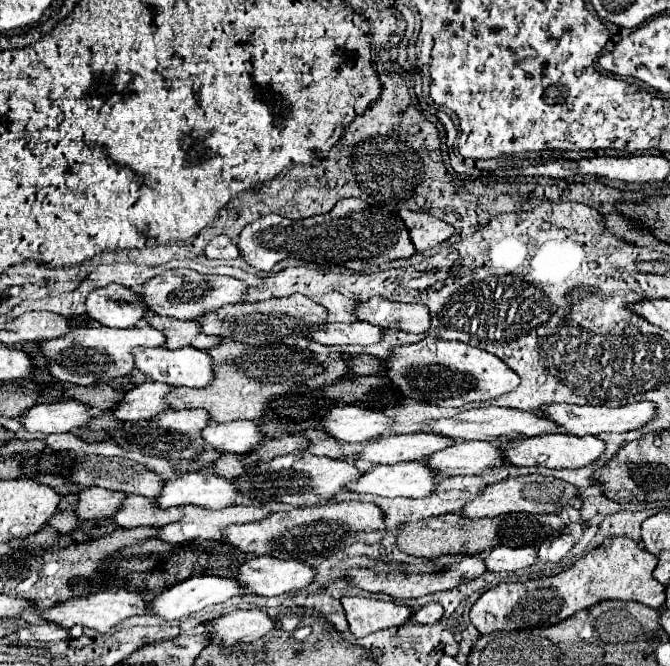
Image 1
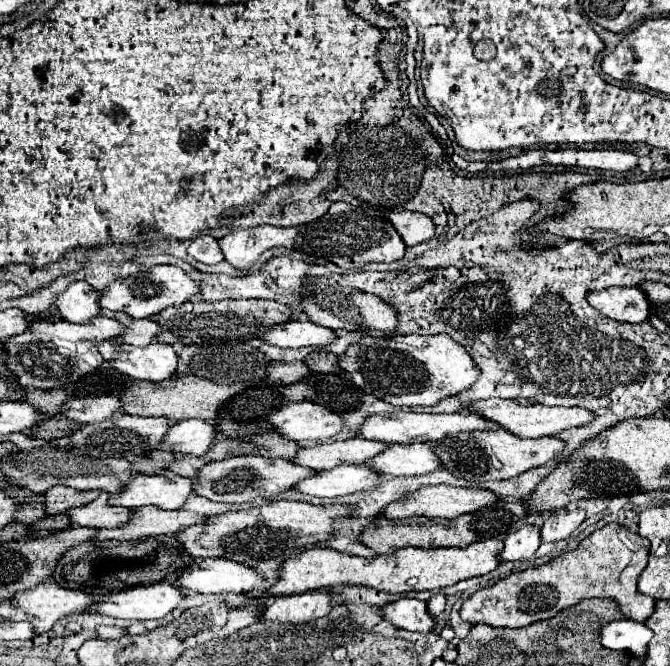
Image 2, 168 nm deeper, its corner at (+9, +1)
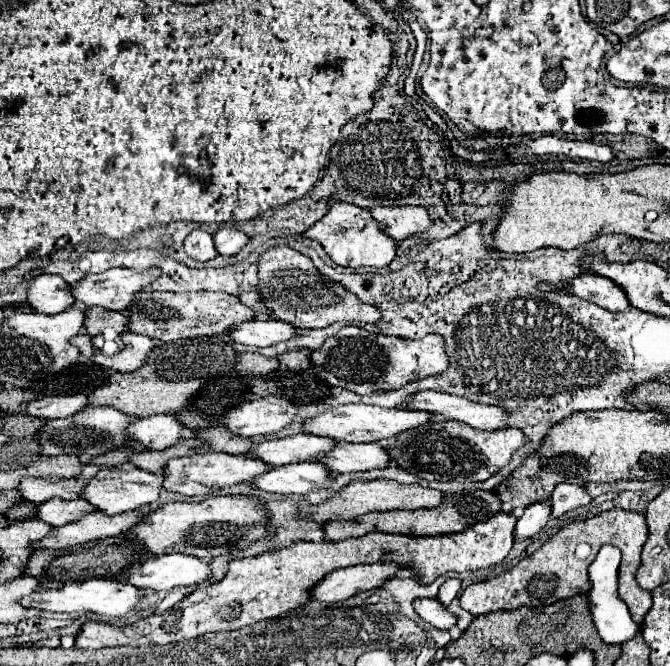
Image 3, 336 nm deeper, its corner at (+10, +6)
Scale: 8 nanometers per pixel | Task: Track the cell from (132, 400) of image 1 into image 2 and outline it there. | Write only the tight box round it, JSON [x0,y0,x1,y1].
[61,395,121,425]

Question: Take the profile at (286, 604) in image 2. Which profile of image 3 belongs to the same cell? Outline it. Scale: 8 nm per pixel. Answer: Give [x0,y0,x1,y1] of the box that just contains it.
[308,562,400,604]

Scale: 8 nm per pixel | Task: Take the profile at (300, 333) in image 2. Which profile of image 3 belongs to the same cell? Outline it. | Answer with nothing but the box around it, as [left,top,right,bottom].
[228,318,296,346]

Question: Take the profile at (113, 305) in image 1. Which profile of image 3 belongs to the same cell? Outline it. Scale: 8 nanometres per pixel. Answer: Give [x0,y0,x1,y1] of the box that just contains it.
[28,274,72,314]

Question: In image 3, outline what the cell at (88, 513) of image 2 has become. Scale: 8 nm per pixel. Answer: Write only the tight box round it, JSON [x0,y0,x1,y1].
[38,498,96,528]

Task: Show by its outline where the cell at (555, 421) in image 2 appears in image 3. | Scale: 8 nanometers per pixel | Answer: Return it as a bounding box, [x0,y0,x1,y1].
[408,392,508,430]

